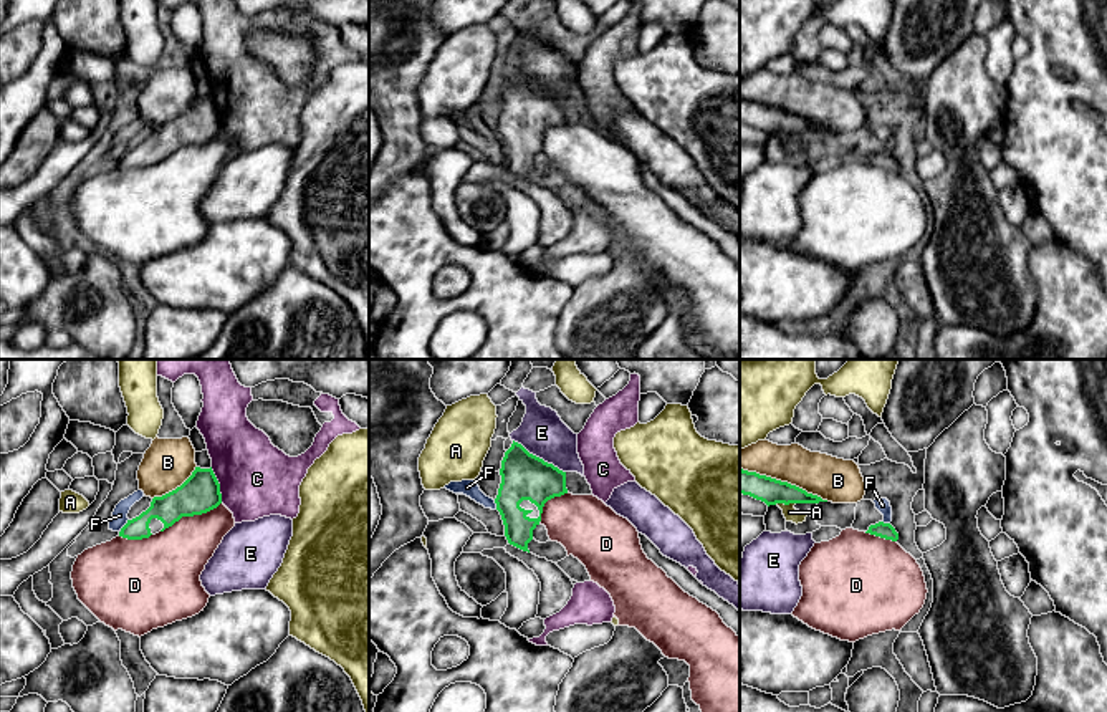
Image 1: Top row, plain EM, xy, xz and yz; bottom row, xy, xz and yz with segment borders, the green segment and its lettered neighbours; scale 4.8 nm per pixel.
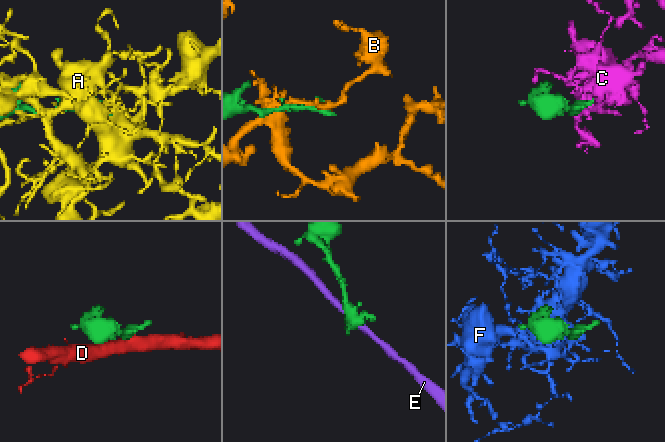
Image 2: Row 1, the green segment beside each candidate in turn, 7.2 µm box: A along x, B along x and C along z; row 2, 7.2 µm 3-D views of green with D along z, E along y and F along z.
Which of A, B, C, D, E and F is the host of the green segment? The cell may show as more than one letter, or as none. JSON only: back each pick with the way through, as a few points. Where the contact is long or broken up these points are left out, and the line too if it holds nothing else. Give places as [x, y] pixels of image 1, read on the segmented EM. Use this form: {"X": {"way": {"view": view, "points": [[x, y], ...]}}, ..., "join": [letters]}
{"join": []}

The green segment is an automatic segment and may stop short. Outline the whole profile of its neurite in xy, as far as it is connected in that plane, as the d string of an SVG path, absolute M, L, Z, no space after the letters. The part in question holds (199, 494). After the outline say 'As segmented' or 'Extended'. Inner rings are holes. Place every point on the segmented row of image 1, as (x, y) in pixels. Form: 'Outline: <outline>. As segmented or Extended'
Outline: M195 467L192 475L175 490L154 497L151 507L127 520L119 536L142 540L164 532L182 517L207 513L222 503L220 483L210 469Z. Extended

